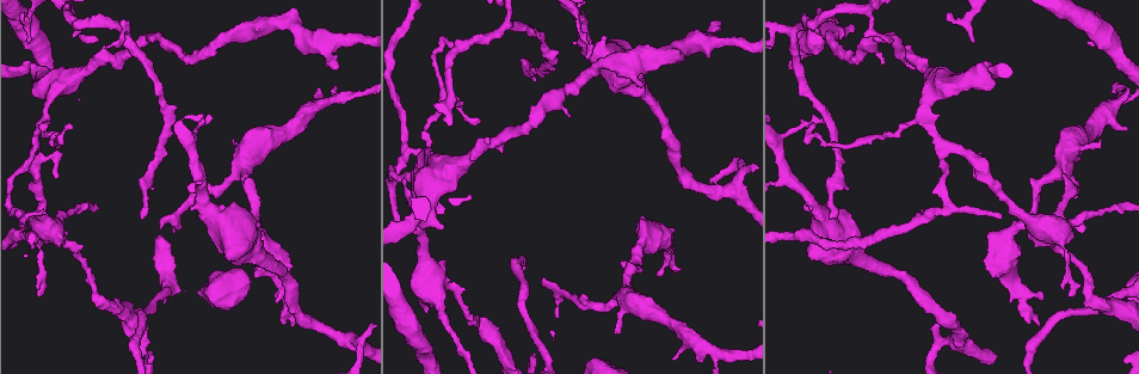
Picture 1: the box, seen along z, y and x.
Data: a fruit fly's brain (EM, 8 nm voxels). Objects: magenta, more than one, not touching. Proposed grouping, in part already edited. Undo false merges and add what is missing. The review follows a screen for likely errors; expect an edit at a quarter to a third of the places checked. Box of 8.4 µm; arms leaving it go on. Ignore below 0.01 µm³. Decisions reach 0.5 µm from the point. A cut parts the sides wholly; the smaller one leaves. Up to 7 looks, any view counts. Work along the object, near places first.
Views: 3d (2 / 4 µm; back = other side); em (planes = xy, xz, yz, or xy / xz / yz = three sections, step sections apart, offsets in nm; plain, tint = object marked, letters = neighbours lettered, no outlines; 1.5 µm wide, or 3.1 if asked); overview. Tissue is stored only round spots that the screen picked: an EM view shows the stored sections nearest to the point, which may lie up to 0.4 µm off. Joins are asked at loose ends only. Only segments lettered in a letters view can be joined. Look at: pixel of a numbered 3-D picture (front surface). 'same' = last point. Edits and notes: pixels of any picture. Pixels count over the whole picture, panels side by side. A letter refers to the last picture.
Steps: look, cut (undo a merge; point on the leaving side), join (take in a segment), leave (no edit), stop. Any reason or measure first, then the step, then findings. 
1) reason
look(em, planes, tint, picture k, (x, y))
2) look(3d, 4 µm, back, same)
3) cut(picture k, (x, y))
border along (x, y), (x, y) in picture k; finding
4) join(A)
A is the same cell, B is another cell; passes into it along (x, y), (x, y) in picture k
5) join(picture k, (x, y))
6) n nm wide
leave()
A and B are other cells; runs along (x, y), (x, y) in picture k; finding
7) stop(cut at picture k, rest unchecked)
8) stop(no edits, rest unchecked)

branch stops here
look(em, xz, step 4, tint, picture 1, (160, 226))

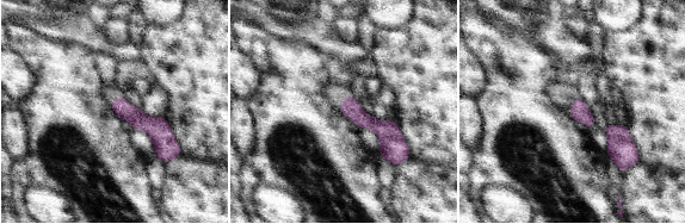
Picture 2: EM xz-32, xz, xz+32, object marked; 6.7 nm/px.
cut it another way
look(em, xy, step 4, letters, same)

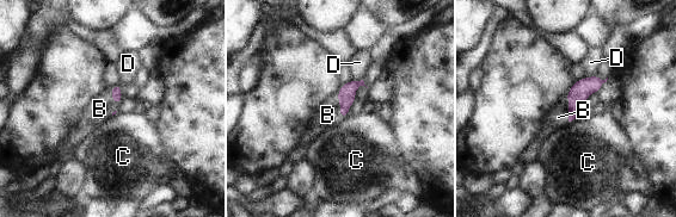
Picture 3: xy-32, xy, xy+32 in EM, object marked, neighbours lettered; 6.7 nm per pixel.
B touches over 180 nm
join(B)
B is the same cell, C and D are other cells; the neuron continues

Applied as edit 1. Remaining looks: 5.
see it whole again
look(overview)

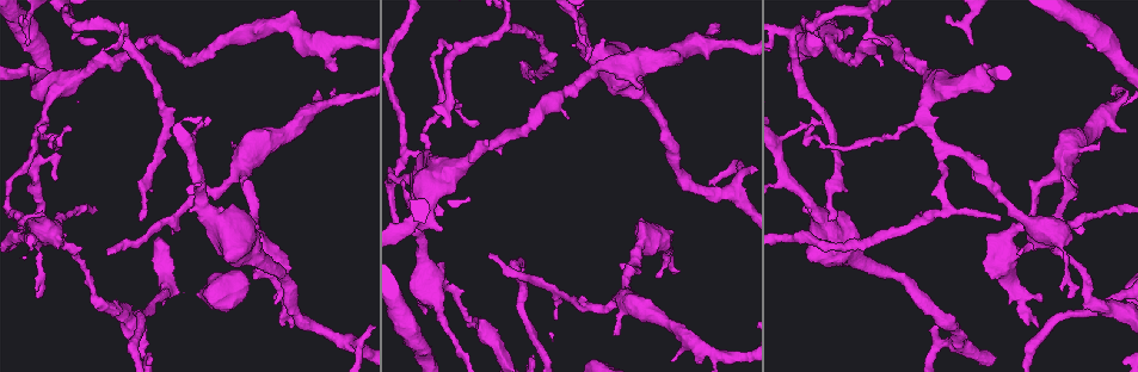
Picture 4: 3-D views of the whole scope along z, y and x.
sharp bend
look(em, planes, tint, picture 4, (911, 125))

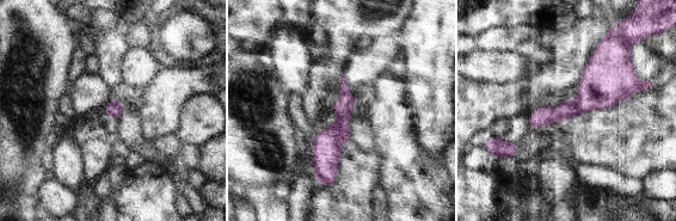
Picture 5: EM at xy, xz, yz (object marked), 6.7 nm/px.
look(em, planes, letters, same)

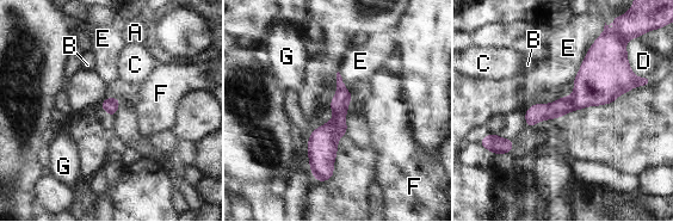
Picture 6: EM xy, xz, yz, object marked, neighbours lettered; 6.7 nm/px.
leave()
A, B, C, D, E, F and G are other cells; border along (602, 32), (586, 53), (573, 80) in picture 6; one neuron here

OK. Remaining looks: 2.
stop(join at picture 3, rest unchecked)

